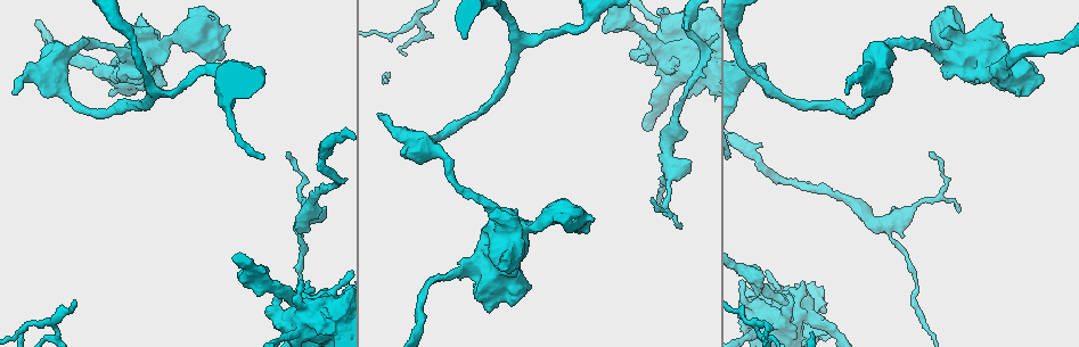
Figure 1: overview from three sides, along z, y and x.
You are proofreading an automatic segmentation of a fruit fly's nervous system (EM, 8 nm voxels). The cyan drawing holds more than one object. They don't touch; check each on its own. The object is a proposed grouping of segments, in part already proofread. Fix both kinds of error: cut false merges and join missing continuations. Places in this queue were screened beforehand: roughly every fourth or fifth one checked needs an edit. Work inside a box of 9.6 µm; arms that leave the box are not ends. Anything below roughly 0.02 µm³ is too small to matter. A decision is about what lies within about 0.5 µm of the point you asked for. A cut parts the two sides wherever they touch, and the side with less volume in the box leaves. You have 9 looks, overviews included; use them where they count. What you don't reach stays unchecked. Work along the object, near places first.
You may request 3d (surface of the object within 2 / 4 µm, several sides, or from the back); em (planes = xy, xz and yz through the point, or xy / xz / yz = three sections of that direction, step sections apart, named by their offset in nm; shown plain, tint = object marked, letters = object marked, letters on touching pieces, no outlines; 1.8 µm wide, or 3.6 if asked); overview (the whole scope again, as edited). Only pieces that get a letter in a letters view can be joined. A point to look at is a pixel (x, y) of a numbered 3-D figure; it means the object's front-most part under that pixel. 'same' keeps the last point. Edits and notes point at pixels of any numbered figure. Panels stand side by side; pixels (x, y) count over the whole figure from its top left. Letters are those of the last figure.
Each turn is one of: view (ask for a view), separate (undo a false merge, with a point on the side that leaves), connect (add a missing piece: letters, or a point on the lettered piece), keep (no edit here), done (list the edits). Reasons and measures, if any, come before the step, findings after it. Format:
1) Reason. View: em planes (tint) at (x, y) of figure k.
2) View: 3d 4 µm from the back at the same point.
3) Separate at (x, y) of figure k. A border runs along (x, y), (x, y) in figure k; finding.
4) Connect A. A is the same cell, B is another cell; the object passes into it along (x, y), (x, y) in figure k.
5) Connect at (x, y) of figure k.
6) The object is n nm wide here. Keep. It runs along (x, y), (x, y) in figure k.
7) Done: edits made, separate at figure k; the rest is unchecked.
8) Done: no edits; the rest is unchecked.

Branch point. View: 3d 4 µm at (738, 74) of figure 1.

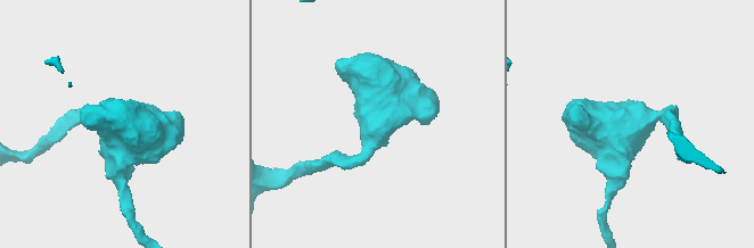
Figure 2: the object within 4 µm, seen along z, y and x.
3 arms meet here; the arms are 200, 200, 440 nm wide; now the EM. View: em 3.6 µm xz step 16 (tint) at (376, 124) of figure 2.

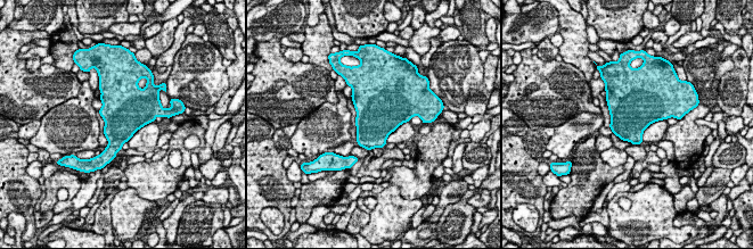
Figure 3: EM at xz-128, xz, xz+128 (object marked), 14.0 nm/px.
View: em 3.6 µm xz step 16 (letters) at the same point.

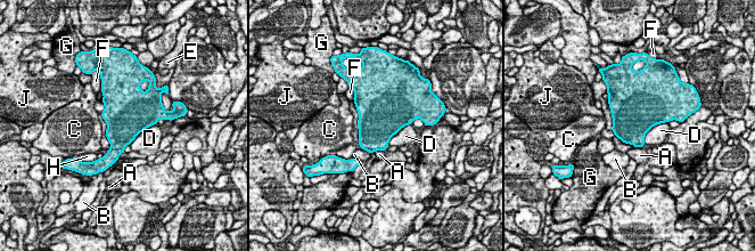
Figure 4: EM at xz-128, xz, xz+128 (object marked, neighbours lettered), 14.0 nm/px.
Keep. A, B, C, D, E, F, G, H and J are other cells; a border runs along (667, 122), (654, 124), (643, 144) in figure 4; all the same cell.

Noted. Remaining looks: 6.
Thick turns thin. View: 3d 4 µm at (799, 314) of figure 1.

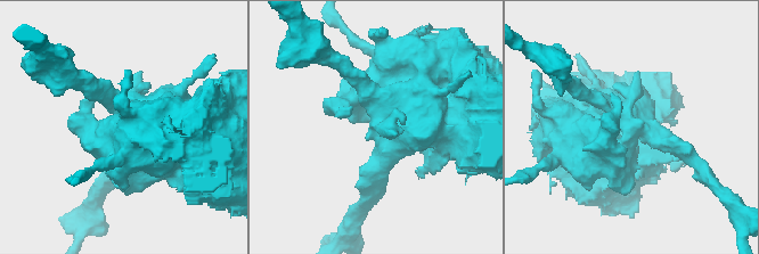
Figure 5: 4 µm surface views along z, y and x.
View: em planes (letters) at (374, 131) of figure 5.

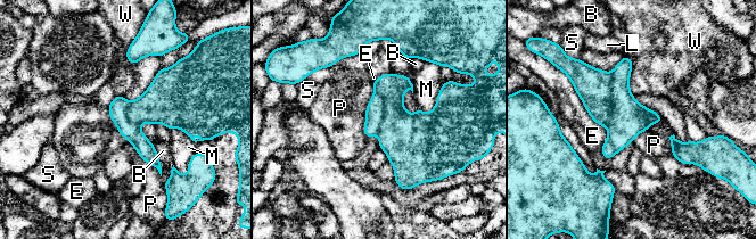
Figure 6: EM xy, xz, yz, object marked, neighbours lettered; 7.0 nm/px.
Separate at (375, 113) of figure 6. B, E, L, M, P, S and W are other cells; a border runs along (375, 92), (384, 102), (377, 134) in figure 6; two cells meet here.

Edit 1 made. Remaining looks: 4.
View: overview.

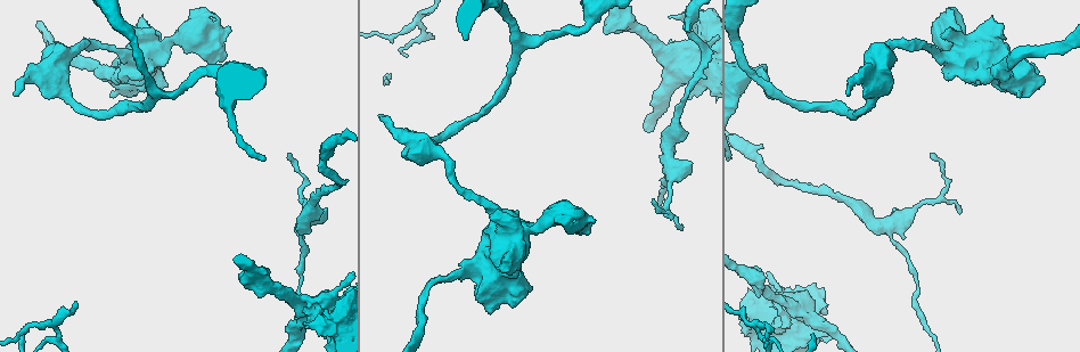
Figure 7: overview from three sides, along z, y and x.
An open end. View: em xy step 16 (letters) at (765, 277) of figure 7.

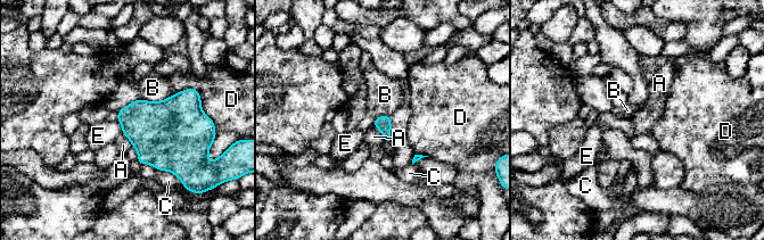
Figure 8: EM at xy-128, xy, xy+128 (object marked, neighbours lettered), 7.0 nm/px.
Another direction. View: em planes (letters) at the same point.

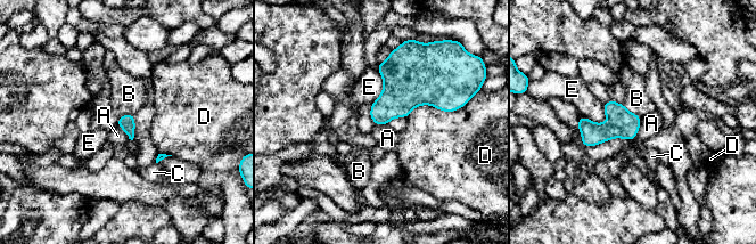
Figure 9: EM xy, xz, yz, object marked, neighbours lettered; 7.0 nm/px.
Keep. A, B, C, D and E are other cells; a border runs along (641, 118), (632, 139), (584, 146) in figure 9; no lettered piece goes on from it.

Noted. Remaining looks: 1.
Free end. View: em 3.6 µm xy step 16 (letters) at (165, 87) of figure 7.

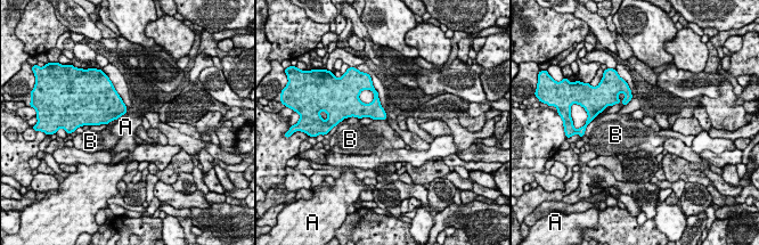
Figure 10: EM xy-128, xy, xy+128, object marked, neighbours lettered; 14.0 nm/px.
Keep. A and B are other cells; a border runs along (385, 119), (376, 119), (374, 121) in figure 10; no lettered piece goes on from it.

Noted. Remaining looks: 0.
Done: edits made, separate at figure 6; the rest is unchecked.

